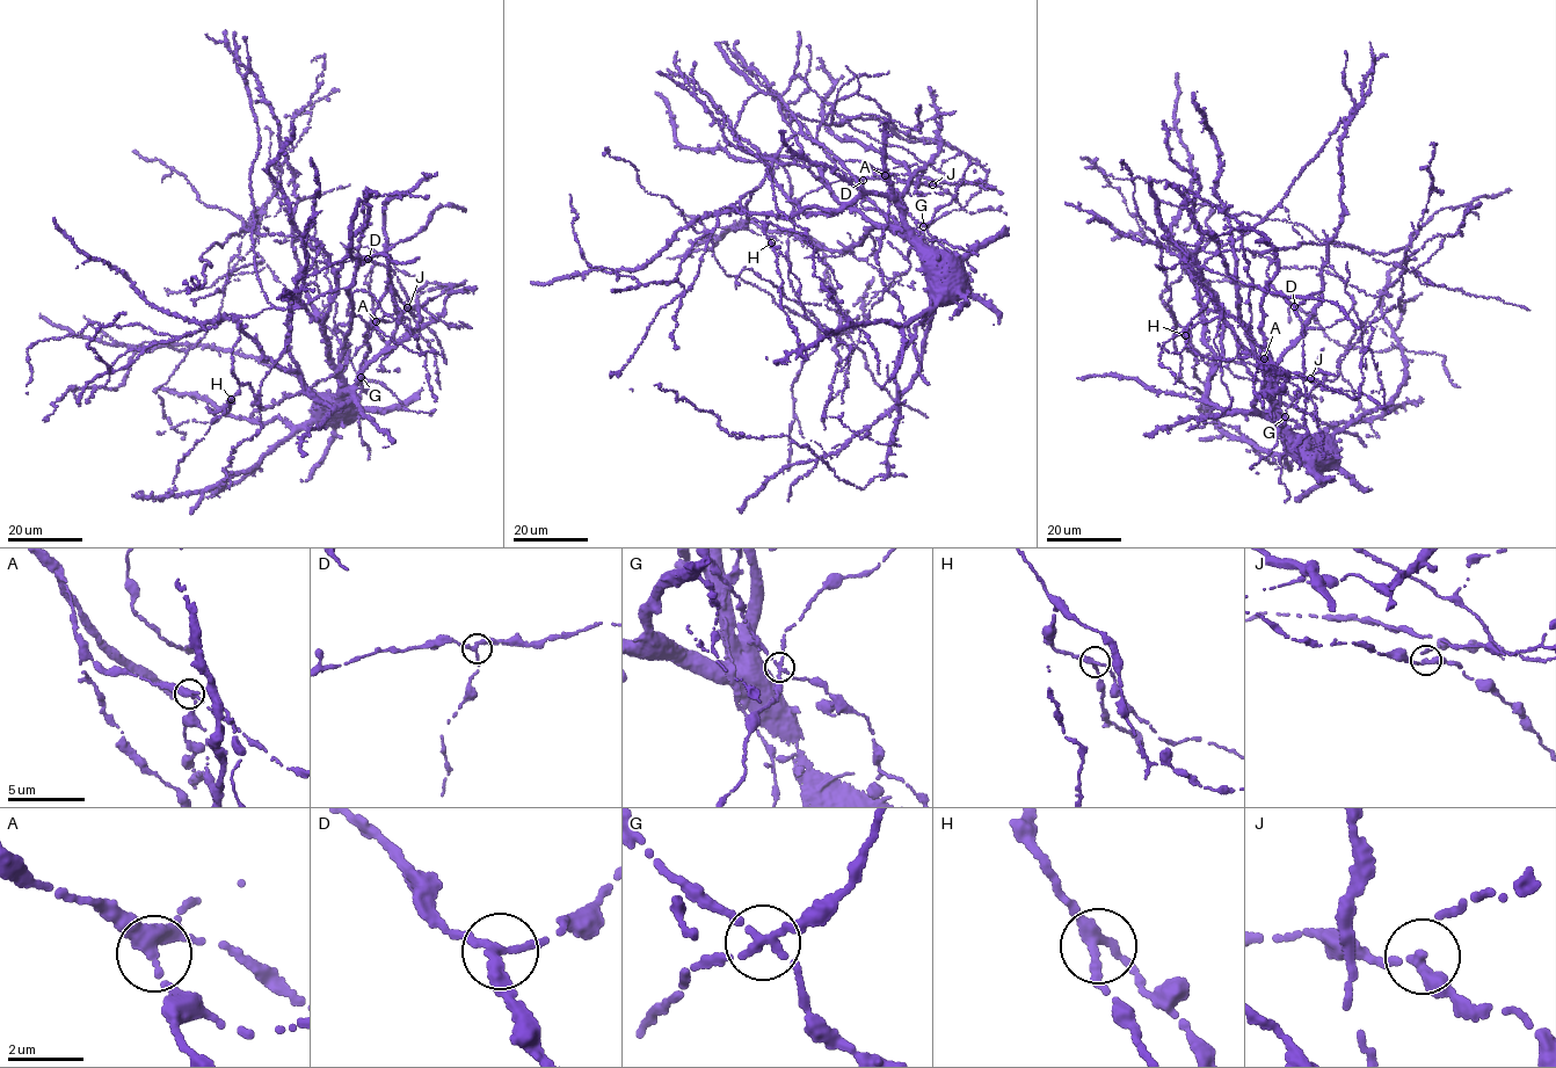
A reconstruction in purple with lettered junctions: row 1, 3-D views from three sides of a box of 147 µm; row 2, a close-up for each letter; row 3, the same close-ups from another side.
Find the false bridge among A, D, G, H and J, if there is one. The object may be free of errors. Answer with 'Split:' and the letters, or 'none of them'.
Split: G

